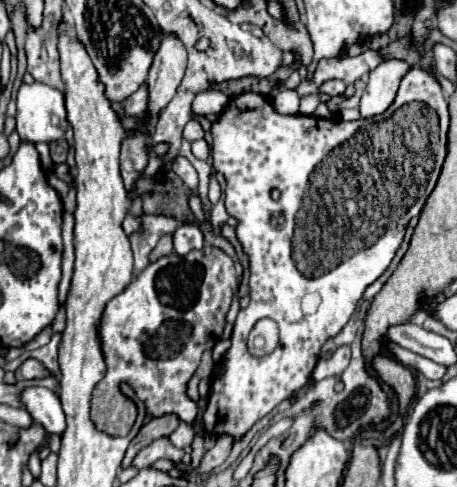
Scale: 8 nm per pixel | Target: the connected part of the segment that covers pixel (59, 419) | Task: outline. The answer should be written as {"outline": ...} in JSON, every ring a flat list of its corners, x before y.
{"outline":[[29,386,29,388,23,388,21,398,35,422,39,422,49,434,63,434,65,416,59,404,59,396,53,390]]}

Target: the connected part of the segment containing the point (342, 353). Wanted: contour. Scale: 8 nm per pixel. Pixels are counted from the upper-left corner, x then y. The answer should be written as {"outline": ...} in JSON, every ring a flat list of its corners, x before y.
{"outline":[[341,346,337,348,329,358,321,358,313,370,315,380,323,380,327,376,339,376,349,365,351,358,351,348]]}

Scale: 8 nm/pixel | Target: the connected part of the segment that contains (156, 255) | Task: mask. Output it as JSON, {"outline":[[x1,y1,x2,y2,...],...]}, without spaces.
{"outline":[[163,236,163,238,157,242,157,246,153,248,153,252,149,254,149,262,159,260,161,256,169,256,171,252,173,252,173,240,171,240,171,236]]}

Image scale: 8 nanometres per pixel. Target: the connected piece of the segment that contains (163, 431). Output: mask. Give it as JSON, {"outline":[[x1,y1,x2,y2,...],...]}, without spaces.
{"outline":[[161,416,161,418,145,422,141,432,131,440,121,468,127,468,133,462,133,458,137,456,137,452,141,448,145,448,147,444,151,444,153,440,157,440,161,436,171,436,177,430,177,426,179,426,179,420,175,420,175,416]]}

